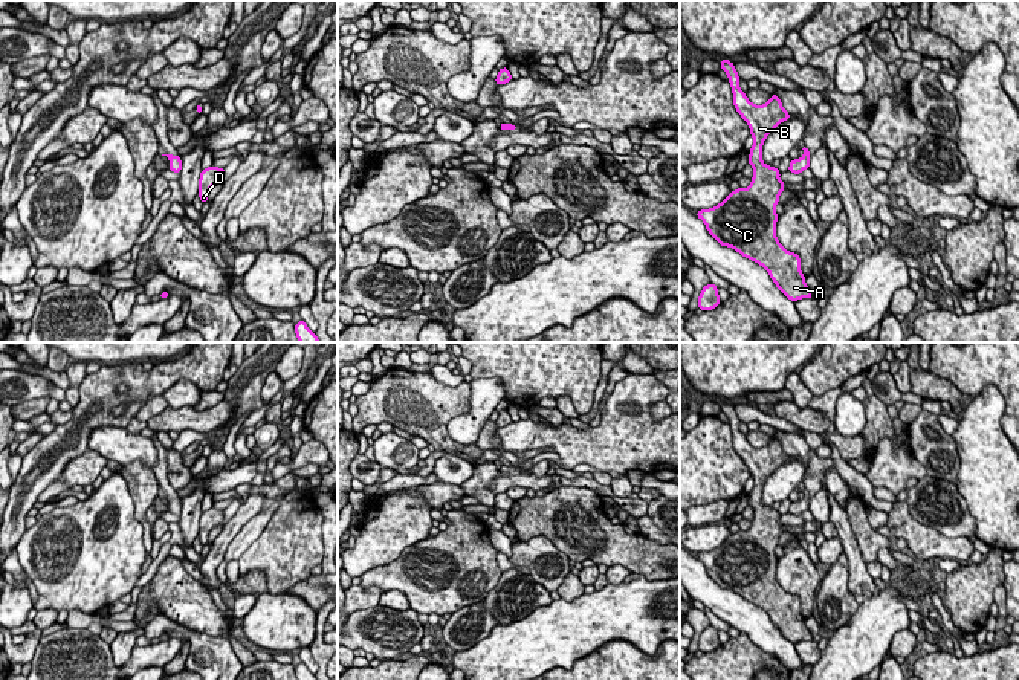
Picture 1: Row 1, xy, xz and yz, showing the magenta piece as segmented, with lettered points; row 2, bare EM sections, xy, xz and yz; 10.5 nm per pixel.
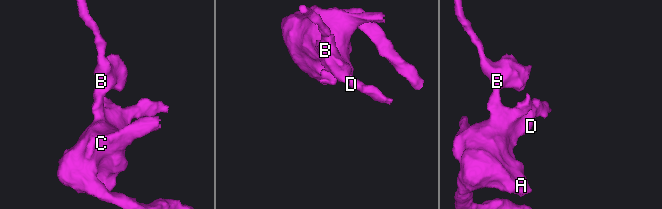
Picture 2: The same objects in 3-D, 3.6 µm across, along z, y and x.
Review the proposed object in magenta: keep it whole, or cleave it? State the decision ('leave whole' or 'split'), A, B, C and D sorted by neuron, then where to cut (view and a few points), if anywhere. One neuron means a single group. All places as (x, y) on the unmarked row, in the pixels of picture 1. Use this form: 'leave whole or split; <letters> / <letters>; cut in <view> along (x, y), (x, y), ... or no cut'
leave whole; A B C D; no cut

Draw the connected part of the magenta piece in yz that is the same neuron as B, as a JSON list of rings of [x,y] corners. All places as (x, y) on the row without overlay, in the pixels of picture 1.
[[[726,400],[720,408],[729,419],[733,448],[753,478],[749,497],[753,520],[747,530],[732,533],[717,549],[698,553],[697,559],[721,588],[732,590],[762,608],[788,642],[813,640],[801,614],[801,599],[787,593],[776,581],[775,549],[779,546],[785,524],[779,523],[779,512],[765,507],[761,500],[765,480],[781,465],[790,461],[790,455],[784,452],[775,436],[764,448],[752,446],[739,431],[735,406]]]

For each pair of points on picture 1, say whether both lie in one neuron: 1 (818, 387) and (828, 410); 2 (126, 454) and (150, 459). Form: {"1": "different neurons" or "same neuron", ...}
{"1": "different neurons", "2": "same neuron"}

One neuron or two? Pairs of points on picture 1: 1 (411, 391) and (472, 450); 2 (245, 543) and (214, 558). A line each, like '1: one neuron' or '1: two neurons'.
1: one neuron
2: two neurons

